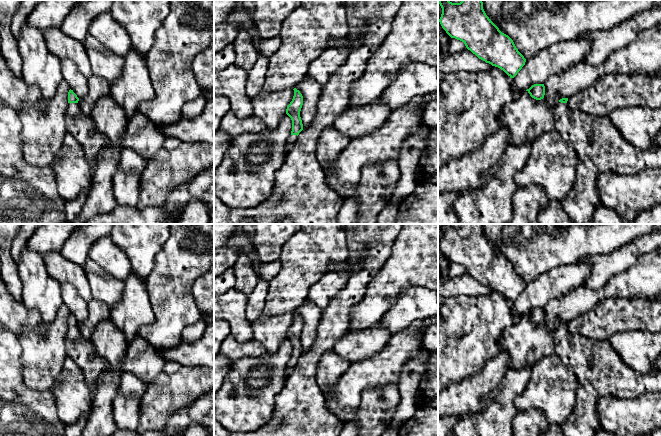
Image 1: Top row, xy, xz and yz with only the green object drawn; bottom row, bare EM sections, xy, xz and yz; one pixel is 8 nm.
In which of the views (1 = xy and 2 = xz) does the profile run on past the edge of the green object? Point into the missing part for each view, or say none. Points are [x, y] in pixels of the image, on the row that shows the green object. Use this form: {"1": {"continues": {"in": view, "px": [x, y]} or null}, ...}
{"1": {"continues": {"in": "xy", "px": [78, 124]}}, "2": {"continues": {"in": "xz", "px": [292, 139]}}}

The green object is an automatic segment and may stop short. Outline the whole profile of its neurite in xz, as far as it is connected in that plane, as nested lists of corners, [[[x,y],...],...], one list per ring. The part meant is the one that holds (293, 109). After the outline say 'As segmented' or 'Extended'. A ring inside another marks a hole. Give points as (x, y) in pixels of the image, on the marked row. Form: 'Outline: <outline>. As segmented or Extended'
Outline: [[[296,88],[294,90],[294,96],[290,104],[287,106],[286,114],[292,120],[292,131],[288,138],[286,145],[286,155],[292,149],[298,139],[299,133],[303,130],[303,124],[300,117],[300,111],[303,105],[303,96]]]. Extended

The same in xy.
Outline: [[[68,92],[68,107],[66,111],[66,129],[82,146],[87,162],[94,170],[94,161],[101,151],[110,146],[111,142],[103,134],[94,129],[93,121],[90,115],[82,112],[79,104],[79,98],[73,92]]]. Extended

